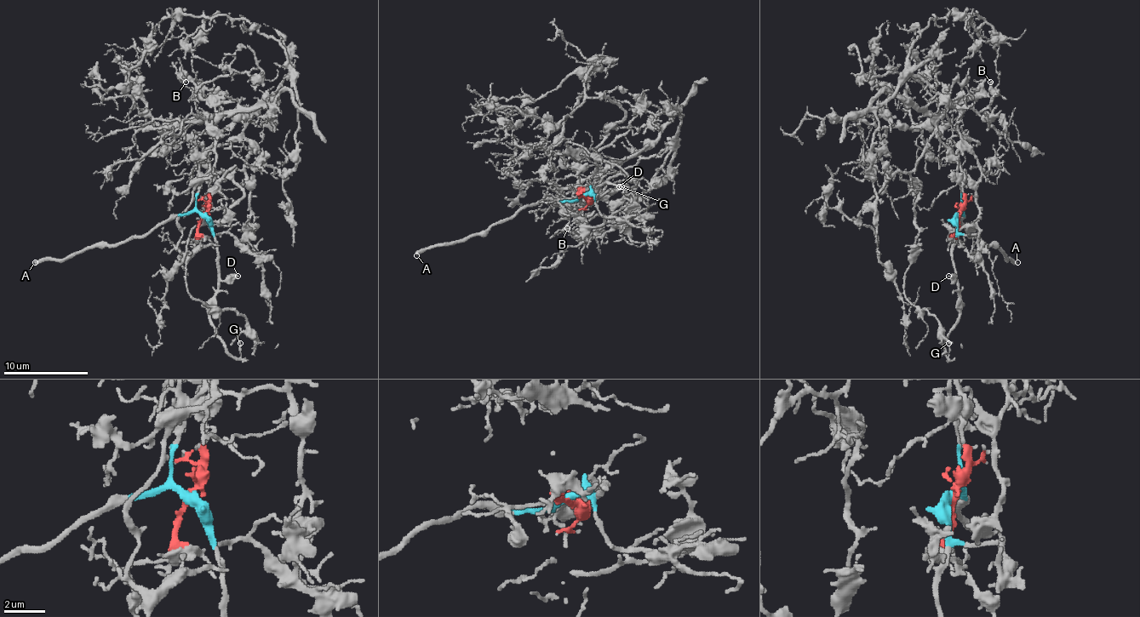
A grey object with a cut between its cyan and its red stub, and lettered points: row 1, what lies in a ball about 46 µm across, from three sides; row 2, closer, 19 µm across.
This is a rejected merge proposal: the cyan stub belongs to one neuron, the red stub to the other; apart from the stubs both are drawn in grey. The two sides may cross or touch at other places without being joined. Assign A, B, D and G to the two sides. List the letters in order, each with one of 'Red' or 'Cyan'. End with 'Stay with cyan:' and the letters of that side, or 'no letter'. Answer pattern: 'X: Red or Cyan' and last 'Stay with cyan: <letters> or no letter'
A: Cyan
B: Red
D: Cyan
G: Cyan
Stay with cyan: A, D, G

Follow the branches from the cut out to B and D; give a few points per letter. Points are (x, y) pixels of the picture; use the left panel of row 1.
B: (202, 215), (210, 200), (202, 153), (217, 139), (214, 123), (236, 100), (197, 96), (185, 82)
D: (202, 215), (217, 247), (219, 277), (232, 281), (238, 277)

